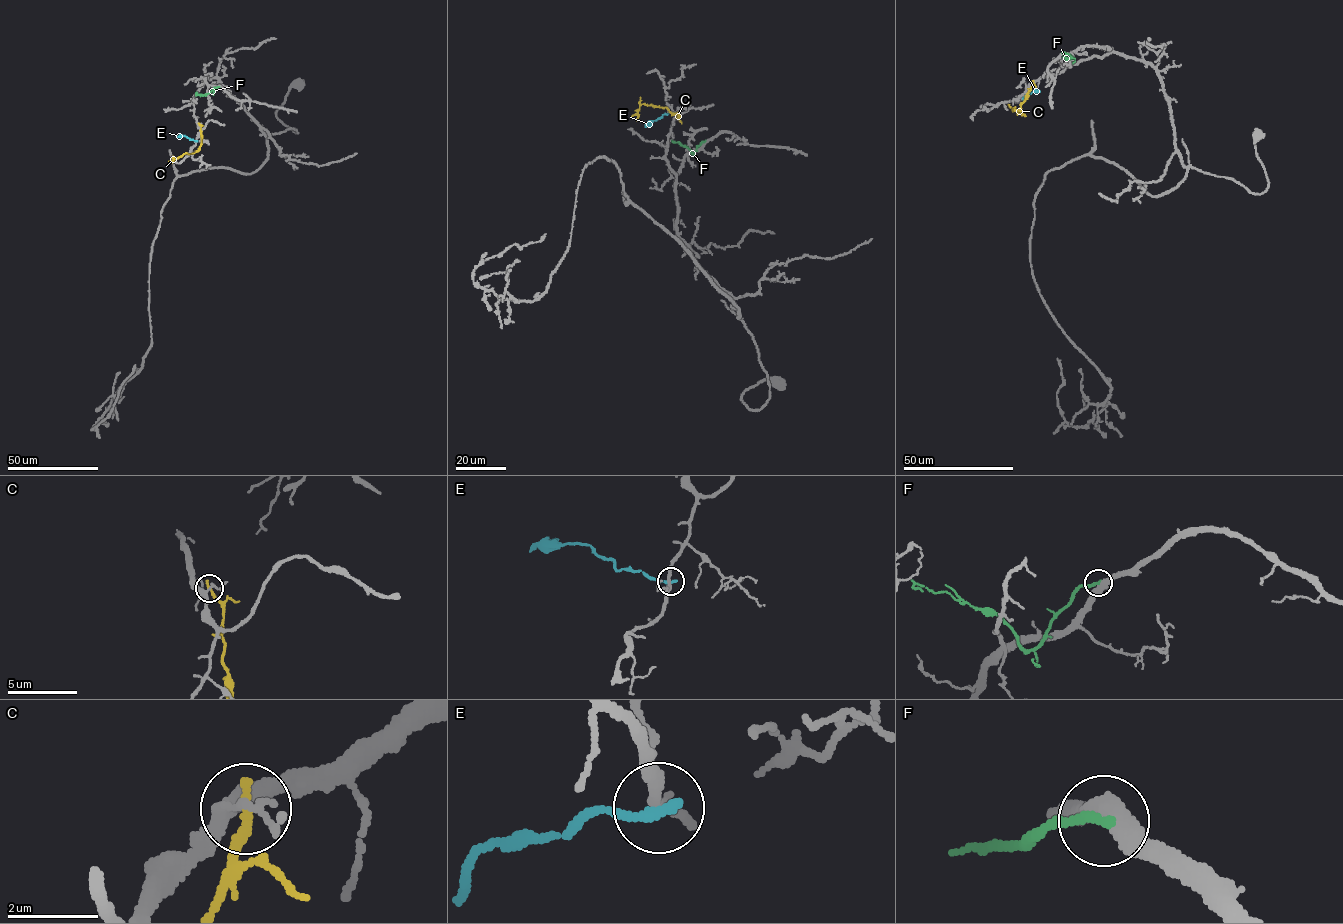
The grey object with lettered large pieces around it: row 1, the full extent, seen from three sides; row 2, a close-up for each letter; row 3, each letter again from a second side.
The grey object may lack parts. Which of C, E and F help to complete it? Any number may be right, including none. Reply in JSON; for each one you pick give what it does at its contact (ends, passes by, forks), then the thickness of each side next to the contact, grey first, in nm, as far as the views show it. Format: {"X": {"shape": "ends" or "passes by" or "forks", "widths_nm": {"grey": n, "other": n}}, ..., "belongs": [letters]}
{"belongs": []}

